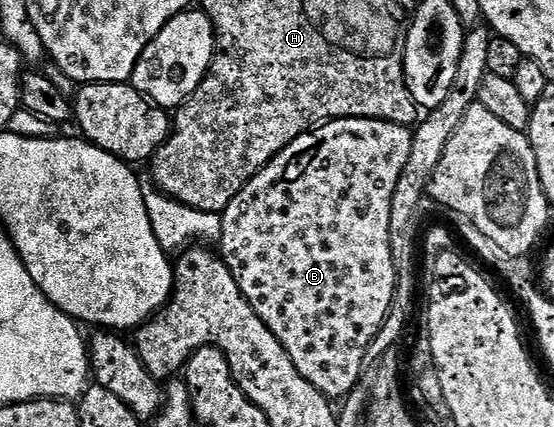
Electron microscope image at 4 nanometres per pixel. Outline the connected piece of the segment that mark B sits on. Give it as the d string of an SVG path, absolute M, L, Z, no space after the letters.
M333 119L325 121L312 130L300 135L286 149L276 154L256 176L244 186L226 205L220 215L222 233L218 240L218 254L230 269L234 281L242 289L246 301L262 317L264 324L278 337L282 349L290 353L290 361L294 361L294 369L314 385L329 401L340 401L359 385L360 375L365 369L366 349L370 349L370 341L378 337L382 325L392 308L392 299L396 295L396 270L394 257L390 253L390 201L394 201L394 188L398 185L398 177L402 177L402 168L410 158L412 131L407 127L391 123L385 119Z

